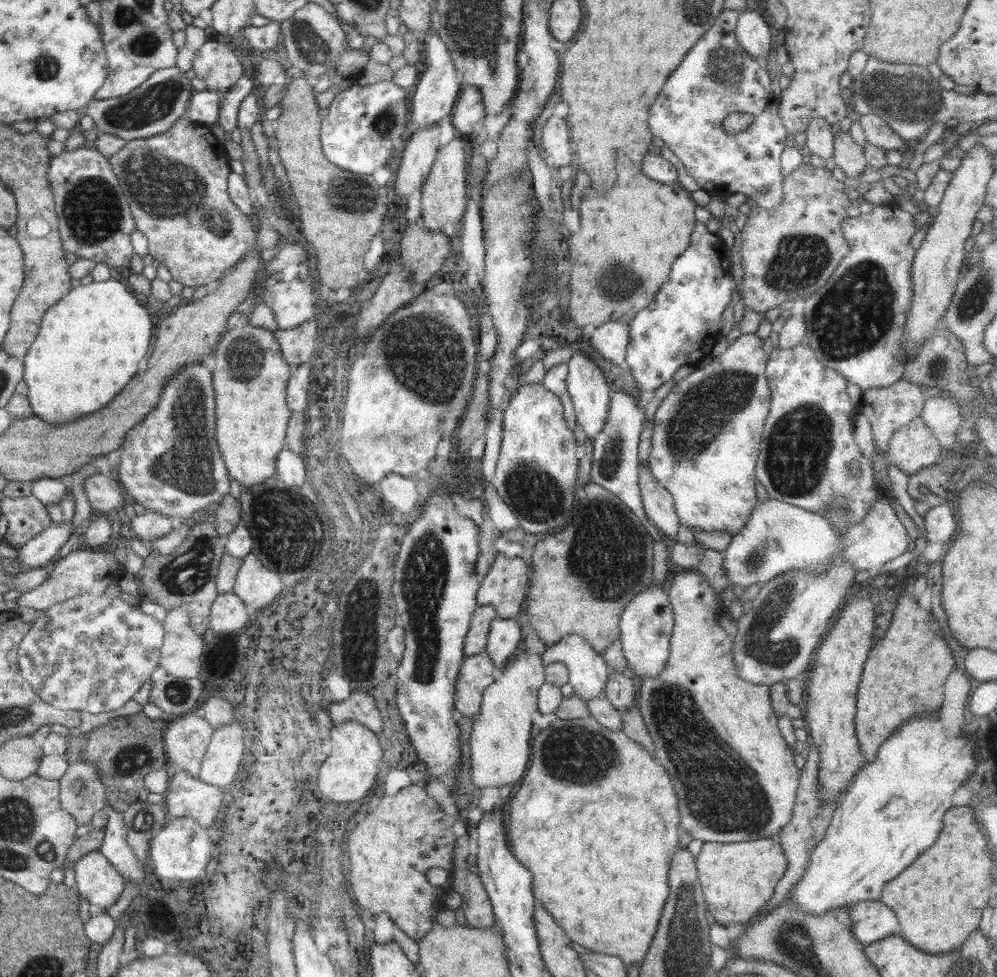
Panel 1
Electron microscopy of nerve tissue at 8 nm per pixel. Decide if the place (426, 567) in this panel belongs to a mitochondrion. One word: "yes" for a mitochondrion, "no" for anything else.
yes

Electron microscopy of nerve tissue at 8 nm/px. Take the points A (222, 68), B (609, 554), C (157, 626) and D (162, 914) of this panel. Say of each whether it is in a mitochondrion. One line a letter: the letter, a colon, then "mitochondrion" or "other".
A: other
B: mitochondrion
C: other
D: other

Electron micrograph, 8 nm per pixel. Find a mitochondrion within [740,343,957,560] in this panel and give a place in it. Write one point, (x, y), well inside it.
(800, 444)

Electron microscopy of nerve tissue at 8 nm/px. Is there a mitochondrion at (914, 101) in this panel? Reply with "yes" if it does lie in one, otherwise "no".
yes

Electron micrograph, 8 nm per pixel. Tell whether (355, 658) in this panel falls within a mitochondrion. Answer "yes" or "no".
no

